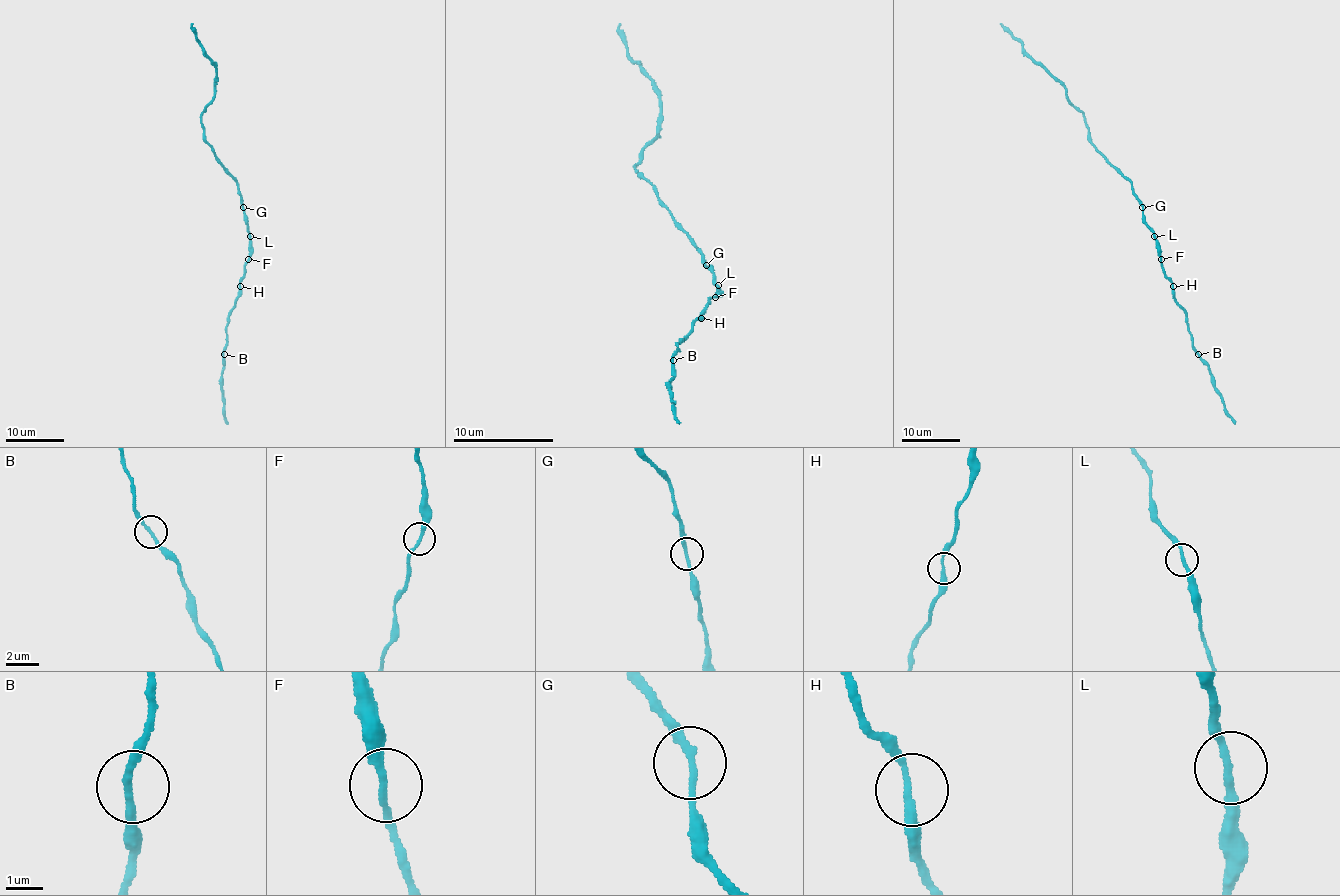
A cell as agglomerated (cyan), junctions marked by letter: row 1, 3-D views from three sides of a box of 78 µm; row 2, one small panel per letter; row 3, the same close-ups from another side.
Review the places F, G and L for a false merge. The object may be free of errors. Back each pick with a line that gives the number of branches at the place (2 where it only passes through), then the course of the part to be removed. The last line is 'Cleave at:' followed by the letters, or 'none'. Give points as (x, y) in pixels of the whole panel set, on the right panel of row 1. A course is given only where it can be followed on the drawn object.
Cleave at: none

